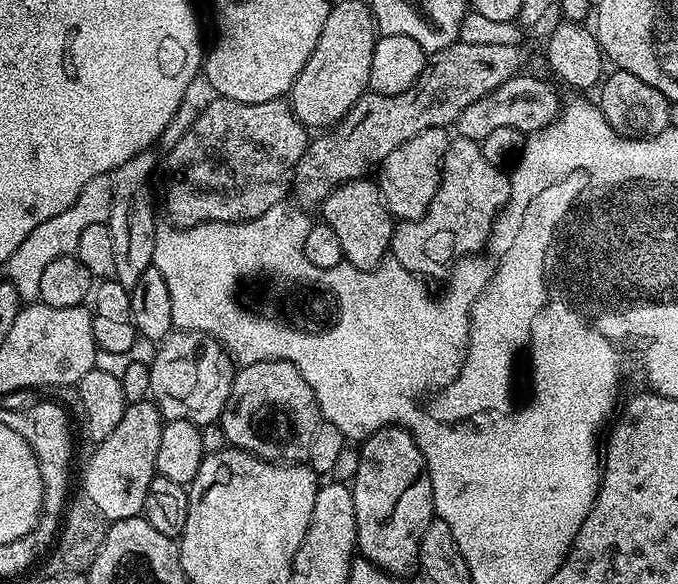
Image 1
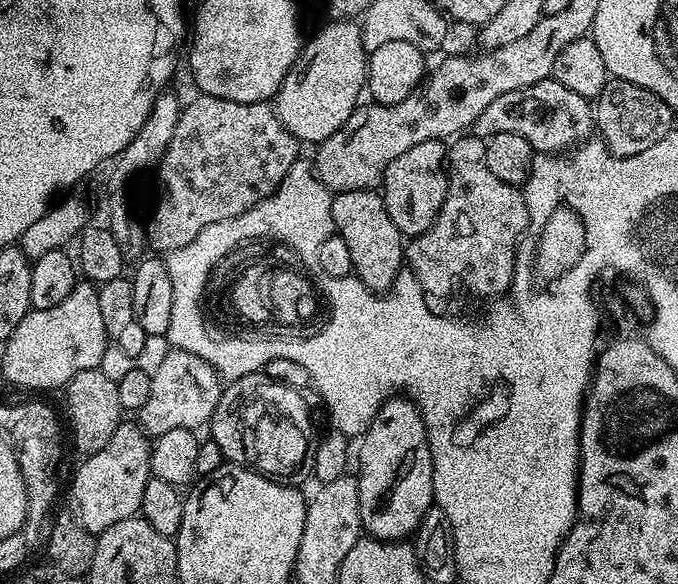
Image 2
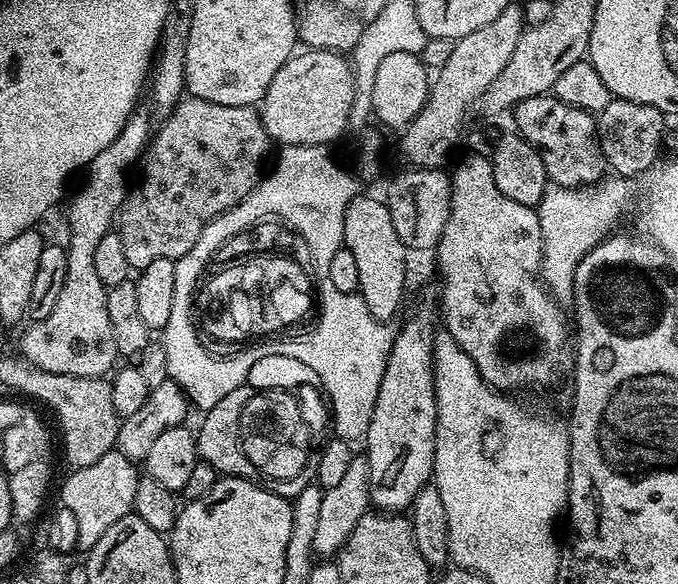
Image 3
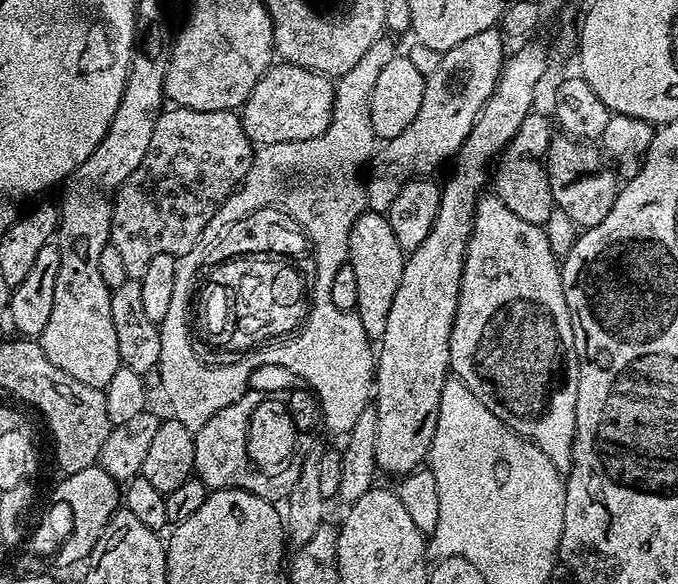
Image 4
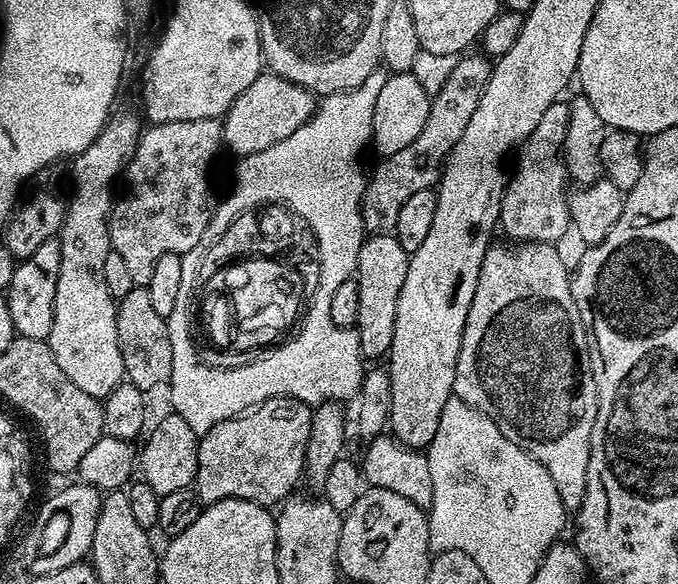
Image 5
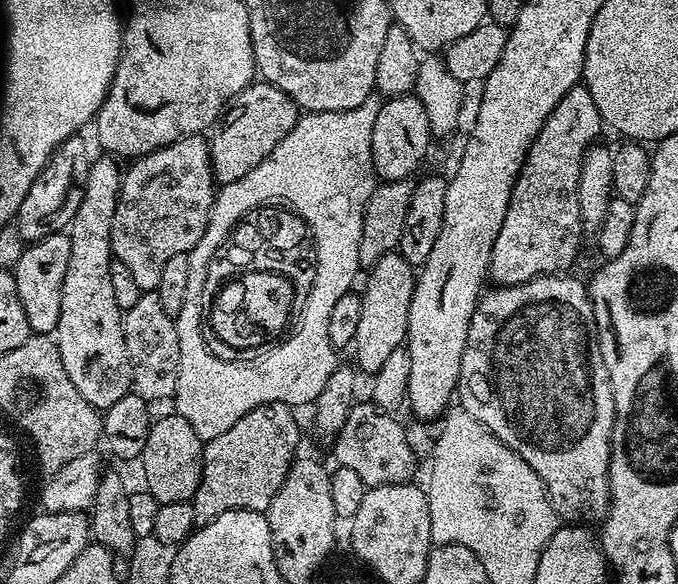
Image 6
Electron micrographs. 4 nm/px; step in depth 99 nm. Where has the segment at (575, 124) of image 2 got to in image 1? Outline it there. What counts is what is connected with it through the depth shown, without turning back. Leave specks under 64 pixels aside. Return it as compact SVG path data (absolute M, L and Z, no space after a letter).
M521 74L512 76L498 90L490 90L478 102L466 106L462 114L456 119L454 128L460 132L459 135L465 140L475 140L477 142L484 140L486 134L491 134L494 130L499 130L502 126L510 126L514 130L531 134L542 130L552 120L560 114L562 99L544 81L539 80L536 76L527 76Z

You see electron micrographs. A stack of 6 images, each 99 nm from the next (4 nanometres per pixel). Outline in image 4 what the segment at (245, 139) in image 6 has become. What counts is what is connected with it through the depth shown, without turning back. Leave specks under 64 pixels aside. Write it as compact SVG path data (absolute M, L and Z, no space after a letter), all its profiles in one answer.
M276 62L257 82L244 104L244 129L256 146L318 138L332 125L335 102L336 86L329 77L291 62Z

